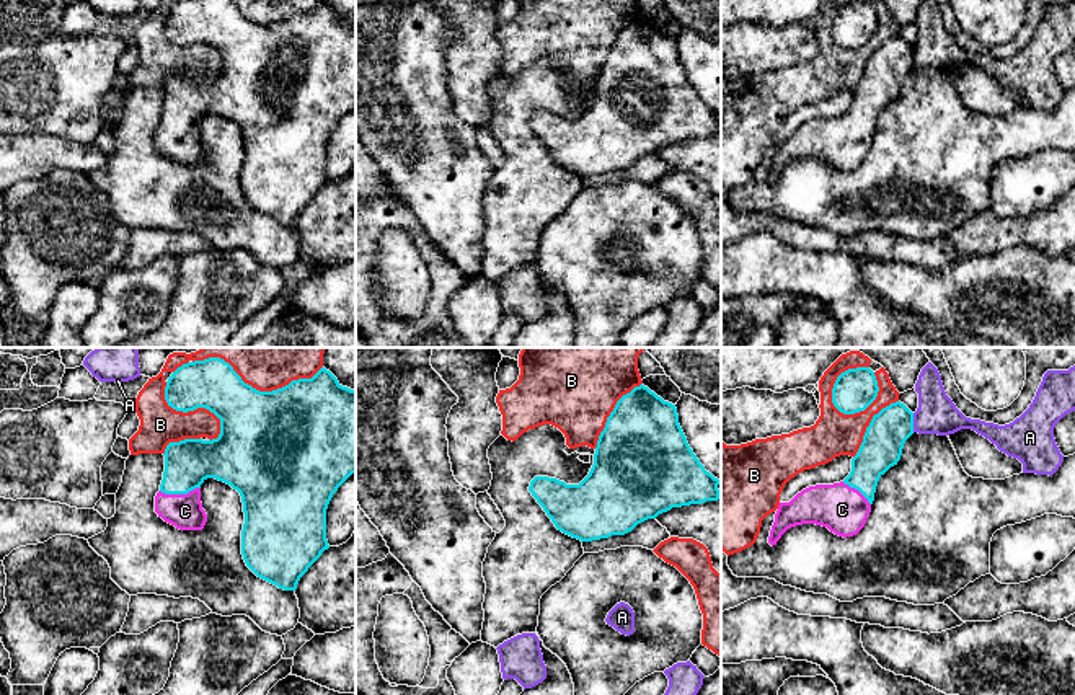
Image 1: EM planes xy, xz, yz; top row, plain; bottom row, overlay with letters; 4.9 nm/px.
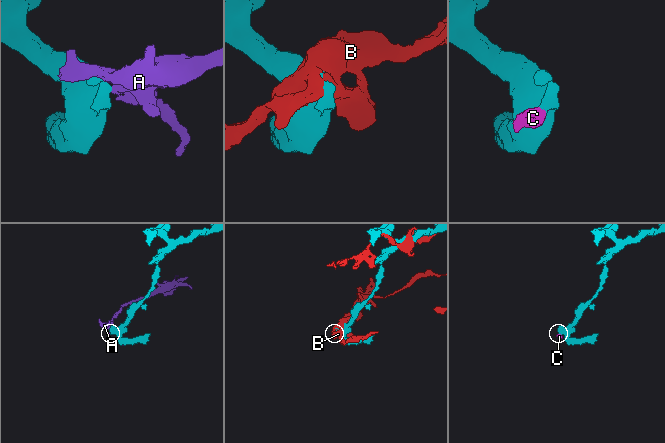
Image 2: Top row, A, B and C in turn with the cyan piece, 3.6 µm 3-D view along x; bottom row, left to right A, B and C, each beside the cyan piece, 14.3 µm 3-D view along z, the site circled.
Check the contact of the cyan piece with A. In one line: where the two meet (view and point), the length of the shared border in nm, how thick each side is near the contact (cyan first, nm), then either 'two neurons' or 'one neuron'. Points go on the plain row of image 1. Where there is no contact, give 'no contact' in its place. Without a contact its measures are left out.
meets cyan in yz at (912, 57); contact 100 nm long; 200 nm thick on the cyan side, 200 nm on the other; two neurons

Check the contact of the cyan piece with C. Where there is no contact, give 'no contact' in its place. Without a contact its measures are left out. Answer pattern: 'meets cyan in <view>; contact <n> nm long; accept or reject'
meets cyan in xy; contact 200 nm long; accept

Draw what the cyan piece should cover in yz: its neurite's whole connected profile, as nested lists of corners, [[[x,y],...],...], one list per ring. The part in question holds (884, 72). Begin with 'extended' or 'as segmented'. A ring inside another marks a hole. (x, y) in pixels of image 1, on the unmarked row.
extended; [[[900,36],[891,38],[873,51],[863,77],[852,93],[850,109],[834,119],[816,119],[798,127],[790,137],[780,137],[768,178],[773,181],[781,170],[796,160],[816,158],[838,171],[853,171],[866,158],[879,113],[900,95],[905,75],[914,69],[914,47]]]

